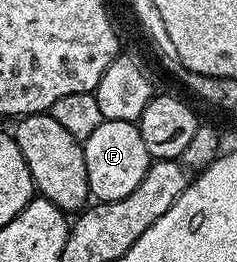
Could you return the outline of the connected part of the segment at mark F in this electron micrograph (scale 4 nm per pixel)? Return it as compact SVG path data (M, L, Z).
M106 119L88 139L83 140L83 144L88 193L93 200L101 203L122 201L122 197L134 193L134 189L142 185L150 166L150 156L136 123Z

